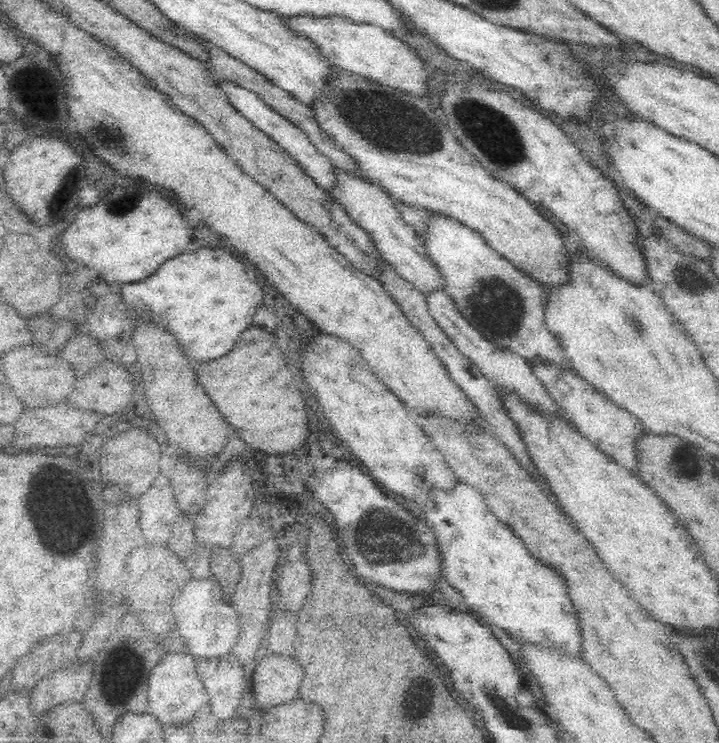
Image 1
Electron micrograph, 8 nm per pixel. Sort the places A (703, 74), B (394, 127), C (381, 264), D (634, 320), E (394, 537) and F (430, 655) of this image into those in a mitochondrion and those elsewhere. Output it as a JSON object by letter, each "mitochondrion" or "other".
{"A":"other","B":"mitochondrion","C":"other","D":"mitochondrion","E":"mitochondrion","F":"other"}

